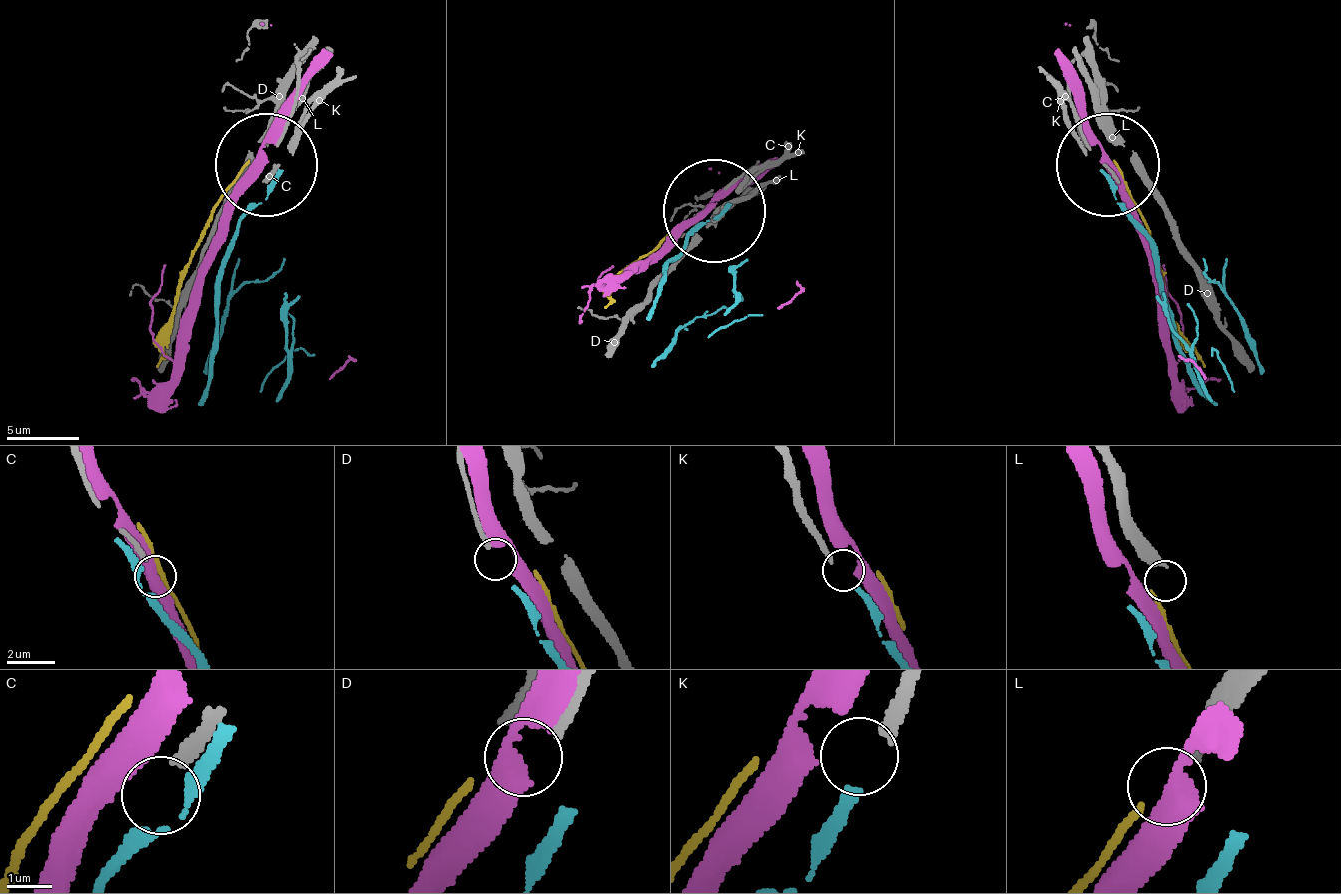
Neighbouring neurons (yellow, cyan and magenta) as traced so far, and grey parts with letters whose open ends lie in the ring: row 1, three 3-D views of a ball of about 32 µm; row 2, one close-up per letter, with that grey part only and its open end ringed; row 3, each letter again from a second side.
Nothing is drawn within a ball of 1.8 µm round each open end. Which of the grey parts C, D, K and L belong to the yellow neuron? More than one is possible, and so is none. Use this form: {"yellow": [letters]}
{"yellow": []}

